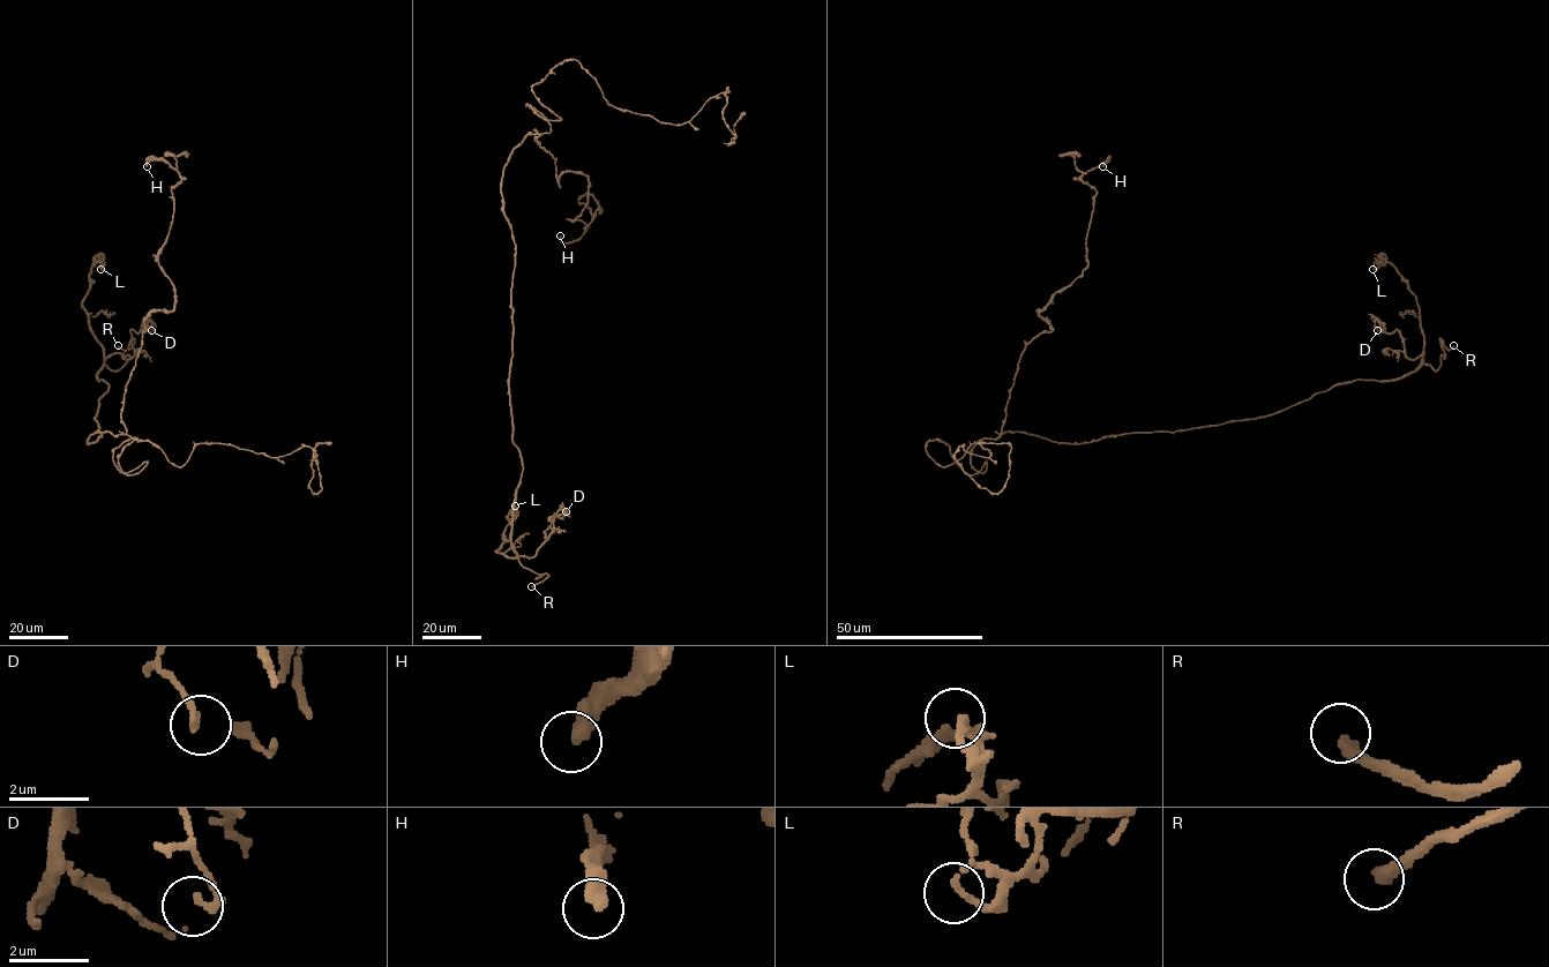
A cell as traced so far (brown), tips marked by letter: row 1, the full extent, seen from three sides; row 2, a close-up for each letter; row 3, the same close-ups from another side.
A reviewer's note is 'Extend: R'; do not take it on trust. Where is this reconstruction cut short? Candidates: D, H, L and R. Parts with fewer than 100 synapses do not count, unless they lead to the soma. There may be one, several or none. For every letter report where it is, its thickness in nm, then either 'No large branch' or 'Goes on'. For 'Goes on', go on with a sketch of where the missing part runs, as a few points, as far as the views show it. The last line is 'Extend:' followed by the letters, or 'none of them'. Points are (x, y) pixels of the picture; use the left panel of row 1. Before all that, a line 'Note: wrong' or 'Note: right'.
Note: right
D: Place: (151, 330). Thickness 180 nm. No large branch
H: Place: (147, 166). Thickness 440 nm. No large branch
L: Place: (100, 269). Thickness 120 nm. No large branch
R: Place: (118, 345). Thickness 320 nm. Goes on
Extend: R

